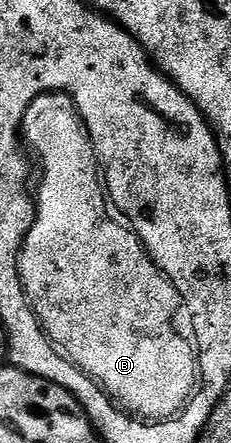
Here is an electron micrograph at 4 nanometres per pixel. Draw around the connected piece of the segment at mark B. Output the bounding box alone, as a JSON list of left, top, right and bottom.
[19,93,207,427]

